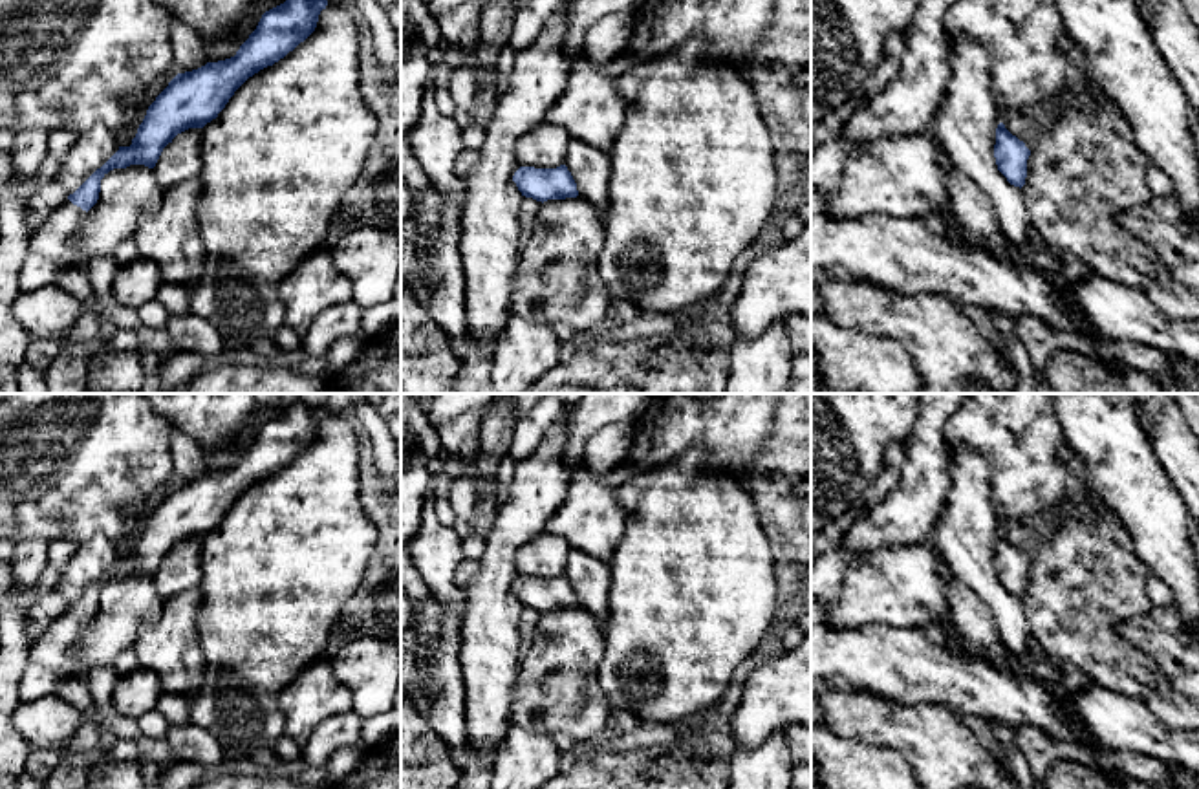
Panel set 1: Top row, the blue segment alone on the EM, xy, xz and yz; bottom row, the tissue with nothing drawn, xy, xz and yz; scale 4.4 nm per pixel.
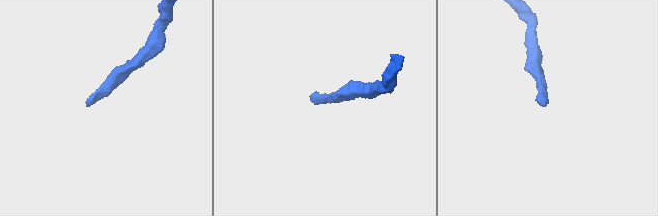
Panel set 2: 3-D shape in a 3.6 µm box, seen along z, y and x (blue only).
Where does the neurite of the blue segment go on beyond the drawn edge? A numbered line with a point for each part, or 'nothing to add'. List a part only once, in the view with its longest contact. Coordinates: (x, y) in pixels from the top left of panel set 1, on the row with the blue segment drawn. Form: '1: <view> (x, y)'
1: xy (55, 238)

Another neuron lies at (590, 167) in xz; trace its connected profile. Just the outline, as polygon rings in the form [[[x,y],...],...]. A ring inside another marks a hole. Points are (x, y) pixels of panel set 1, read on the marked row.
[[[571,139],[564,165],[577,183],[577,198],[591,203],[600,212],[610,201],[610,154],[584,141]]]

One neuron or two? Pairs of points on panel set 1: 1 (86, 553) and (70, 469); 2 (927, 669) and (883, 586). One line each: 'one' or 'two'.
1: two
2: two

